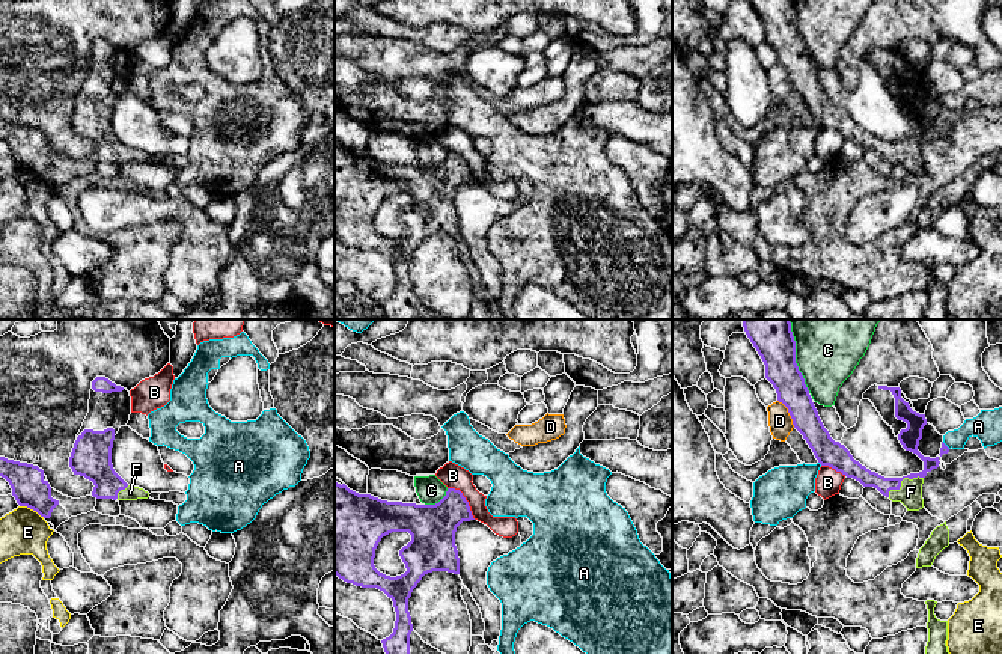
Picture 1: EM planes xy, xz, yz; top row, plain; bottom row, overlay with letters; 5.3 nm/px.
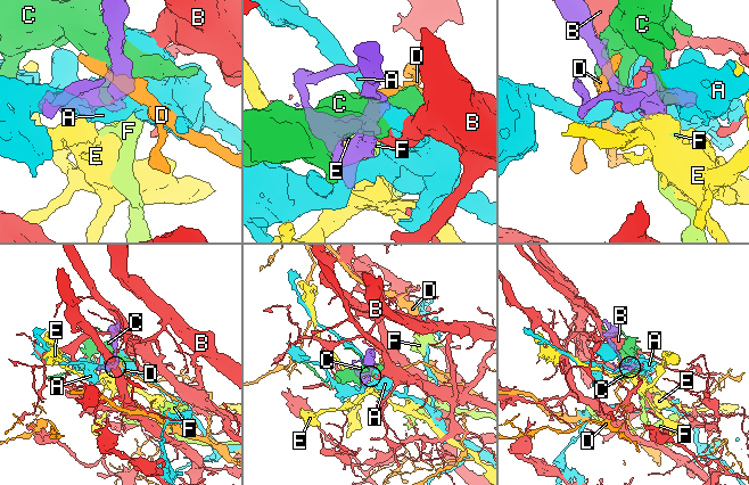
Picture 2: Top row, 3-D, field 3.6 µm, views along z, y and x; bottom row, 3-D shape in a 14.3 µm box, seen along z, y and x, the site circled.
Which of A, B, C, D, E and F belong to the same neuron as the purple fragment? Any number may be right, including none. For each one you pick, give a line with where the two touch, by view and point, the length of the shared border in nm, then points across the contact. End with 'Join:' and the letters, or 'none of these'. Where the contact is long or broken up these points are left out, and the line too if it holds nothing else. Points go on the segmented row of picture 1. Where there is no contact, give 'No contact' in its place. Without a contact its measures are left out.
F: Touches purple at yz (901, 479). Shared border 220 nm. Path across: yz (909, 437), (925, 469), (901, 479), (910, 492)
Join: F

